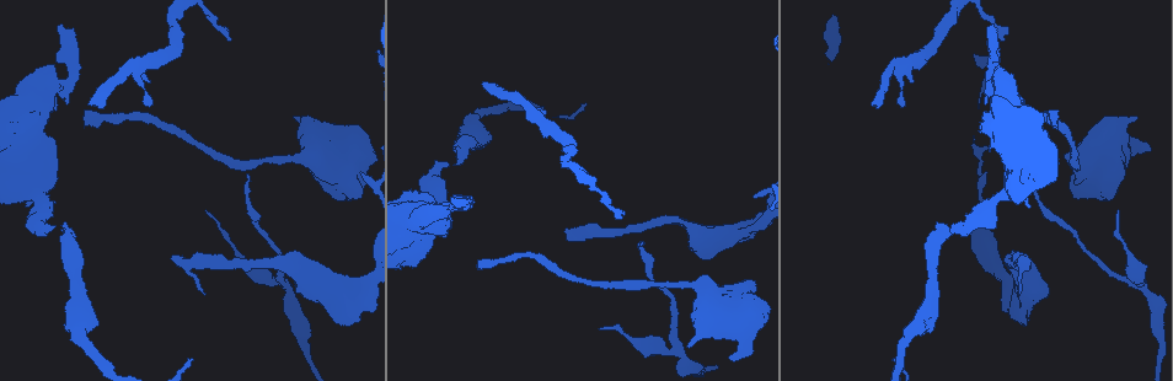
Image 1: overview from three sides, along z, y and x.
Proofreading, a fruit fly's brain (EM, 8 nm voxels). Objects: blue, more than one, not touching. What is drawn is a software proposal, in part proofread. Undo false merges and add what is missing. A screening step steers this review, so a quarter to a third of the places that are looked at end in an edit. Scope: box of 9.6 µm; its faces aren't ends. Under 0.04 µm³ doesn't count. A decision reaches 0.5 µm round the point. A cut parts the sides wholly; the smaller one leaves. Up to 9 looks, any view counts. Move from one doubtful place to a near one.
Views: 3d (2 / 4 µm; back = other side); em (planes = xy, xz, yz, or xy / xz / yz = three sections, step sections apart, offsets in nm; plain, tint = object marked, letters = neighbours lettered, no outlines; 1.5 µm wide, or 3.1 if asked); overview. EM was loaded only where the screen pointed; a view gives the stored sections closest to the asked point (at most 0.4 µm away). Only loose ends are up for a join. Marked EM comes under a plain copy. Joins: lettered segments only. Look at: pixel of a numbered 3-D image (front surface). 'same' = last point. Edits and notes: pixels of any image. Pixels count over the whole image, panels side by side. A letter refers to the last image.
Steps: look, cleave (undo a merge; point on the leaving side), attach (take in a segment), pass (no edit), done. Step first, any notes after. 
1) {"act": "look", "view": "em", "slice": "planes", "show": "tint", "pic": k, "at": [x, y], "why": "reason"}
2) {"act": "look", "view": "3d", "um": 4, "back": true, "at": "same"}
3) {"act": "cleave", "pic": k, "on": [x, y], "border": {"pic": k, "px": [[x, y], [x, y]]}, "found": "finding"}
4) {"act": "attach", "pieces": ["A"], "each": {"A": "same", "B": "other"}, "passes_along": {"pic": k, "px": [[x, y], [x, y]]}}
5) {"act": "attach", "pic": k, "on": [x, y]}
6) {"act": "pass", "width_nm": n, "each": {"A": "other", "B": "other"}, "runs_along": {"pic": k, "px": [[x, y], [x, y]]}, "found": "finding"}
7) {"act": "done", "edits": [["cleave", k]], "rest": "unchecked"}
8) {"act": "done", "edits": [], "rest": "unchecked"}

{"act": "look", "view": "em", "slice": "planes", "show": "letters", "pic": 1, "at": [731, 358], "why": "free end"}

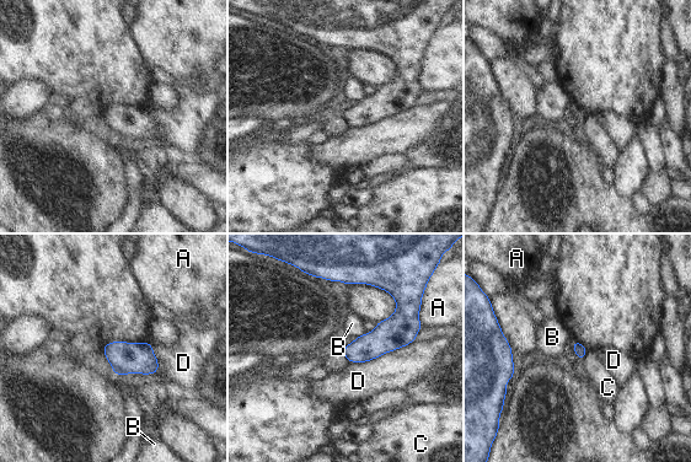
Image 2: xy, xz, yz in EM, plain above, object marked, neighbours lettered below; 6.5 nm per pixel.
{"act": "pass", "longest_contact_nm": ["D", 460], "each": {"A": "other", "B": "other", "C": "other", "D": "other"}, "found": "none of them fits"}

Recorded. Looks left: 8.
{"act": "look", "view": "em", "slice": "planes", "show": "letters", "pic": 1, "at": [660, 349], "why": "two arms in line, one across"}

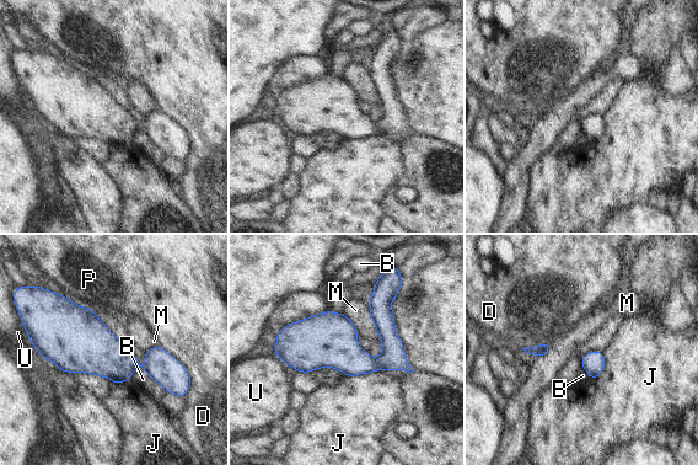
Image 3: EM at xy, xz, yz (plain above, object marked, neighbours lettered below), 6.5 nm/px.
{"act": "pass", "each": {"B": "other", "D": "other", "J": "other", "M": "other", "P": "other", "U": "other"}, "border": {"pic": 3, "px": [[603, 352], [603, 370], [591, 380]]}, "found": "continuous, no second neuron"}

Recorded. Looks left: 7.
{"act": "look", "view": "em", "slice": "yz", "step": 8, "show": "tint", "pic": 1, "at": [171, 259], "why": "branch stops here"}

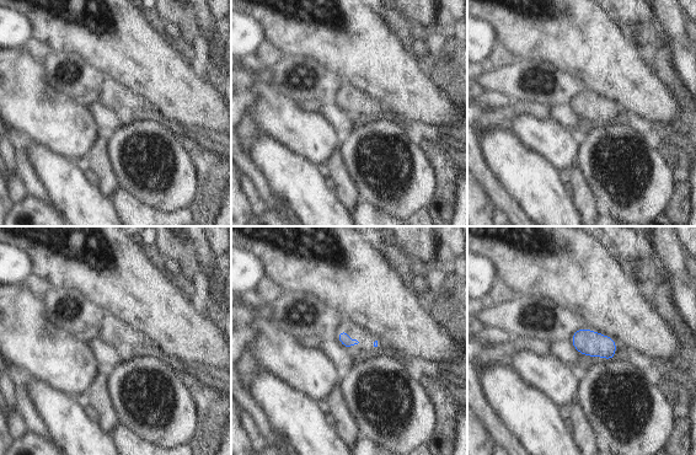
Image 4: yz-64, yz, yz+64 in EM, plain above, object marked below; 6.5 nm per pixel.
{"act": "look", "view": "em", "slice": "planes", "show": "tint", "at": "same", "why": "cut it another way"}

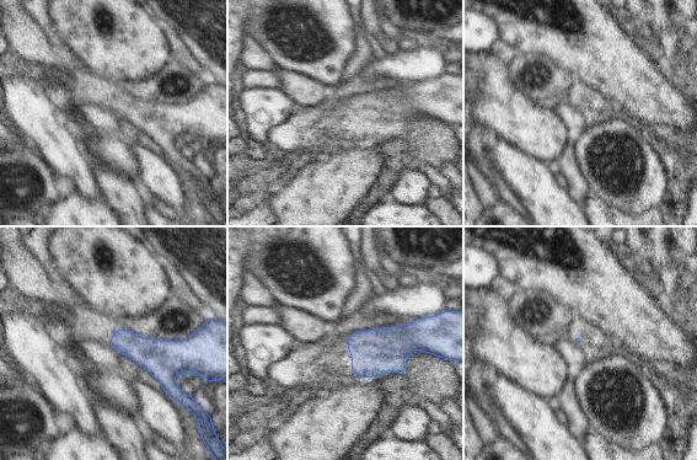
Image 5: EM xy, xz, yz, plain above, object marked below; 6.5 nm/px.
{"act": "look", "view": "em", "slice": "planes", "show": "letters", "at": "same"}

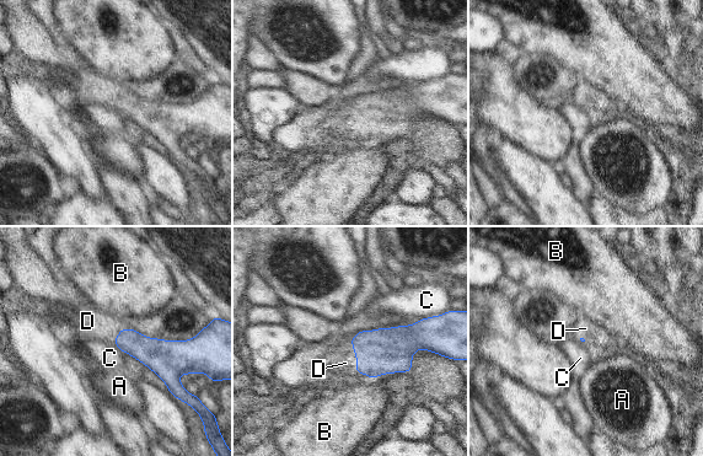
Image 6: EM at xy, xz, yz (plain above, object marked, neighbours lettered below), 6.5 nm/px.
{"act": "attach", "pieces": ["D"], "each": {"A": "other", "B": "other", "C": "other", "D": "same"}, "passes_along": {"pic": 6, "px": [[388, 350], [354, 352], [345, 363]]}, "found": "the neuron continues"}

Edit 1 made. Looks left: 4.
{"act": "look", "view": "3d", "um": 4, "pic": 1, "at": [72, 79]}

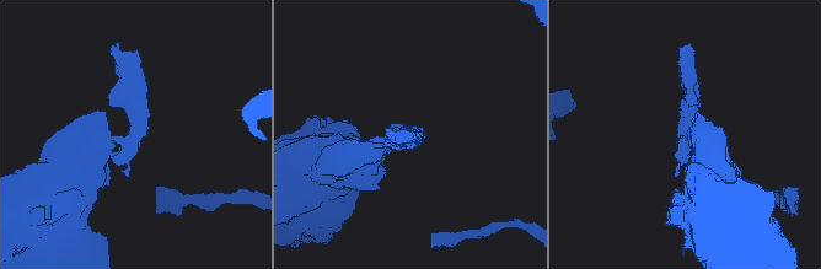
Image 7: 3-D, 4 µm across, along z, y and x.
{"act": "look", "view": "em", "slice": "planes", "show": "letters", "pic": 7, "at": [130, 134], "arm_widths_nm": [300, 480]}

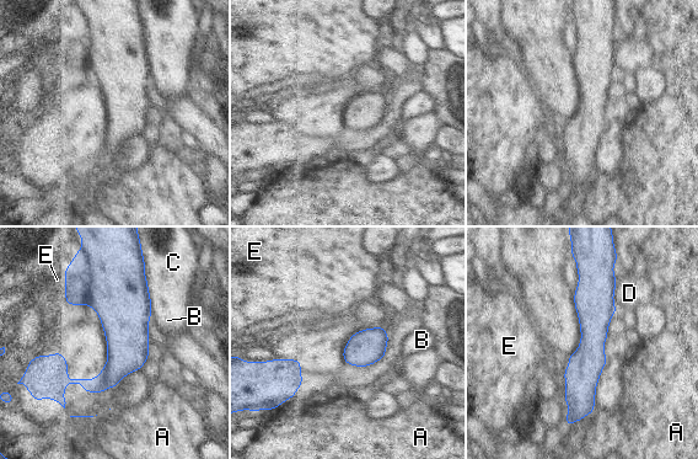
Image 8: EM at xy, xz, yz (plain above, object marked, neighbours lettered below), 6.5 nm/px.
{"act": "cleave", "pic": 8, "on": [105, 380], "longest_contact_nm": ["D", 160], "each": {"A": "other", "B": "other", "C": "other", "D": "other", "E": "other"}, "part_leaving": {"pic": 8, "px": [[578, 293], [590, 358], [569, 421]]}, "found": "two neurons meet here"}

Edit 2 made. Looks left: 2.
{"act": "done", "edits": [["attach", 6], ["cleave", 8]], "rest": "unchecked"}

